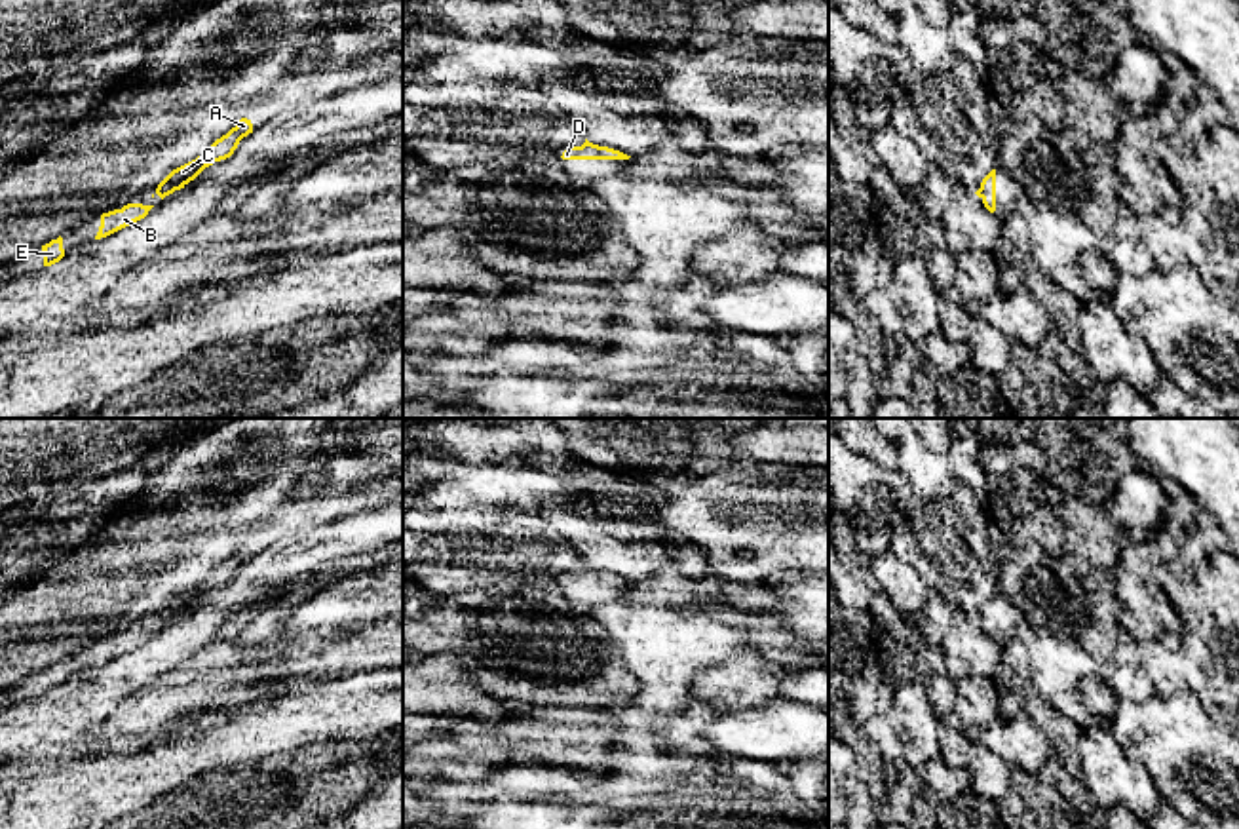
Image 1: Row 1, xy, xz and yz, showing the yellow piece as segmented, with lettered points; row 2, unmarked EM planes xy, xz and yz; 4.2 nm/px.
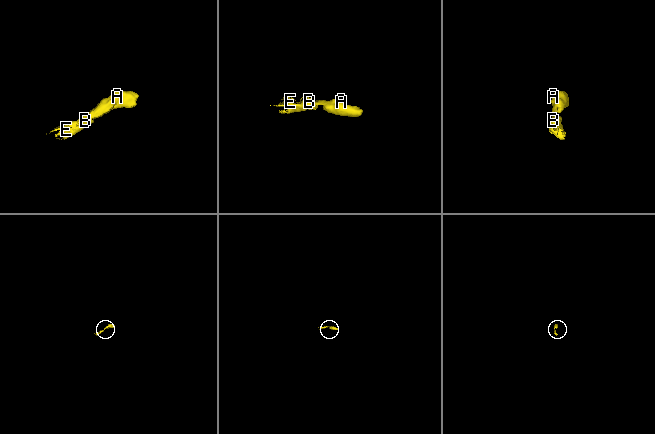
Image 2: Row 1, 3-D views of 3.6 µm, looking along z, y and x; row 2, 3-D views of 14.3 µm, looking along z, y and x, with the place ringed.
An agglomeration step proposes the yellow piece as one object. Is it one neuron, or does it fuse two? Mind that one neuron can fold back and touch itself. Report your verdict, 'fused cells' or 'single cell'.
single cell

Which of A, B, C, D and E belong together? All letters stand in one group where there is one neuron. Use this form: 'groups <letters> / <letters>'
groups A B C D E

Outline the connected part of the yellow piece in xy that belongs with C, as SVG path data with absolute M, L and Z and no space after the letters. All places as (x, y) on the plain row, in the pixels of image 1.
M241 544L226 561L217 565L201 582L196 586L173 595L156 614L152 624L158 620L162 626L175 616L184 614L190 607L194 607L205 593L215 588L226 586L234 580L239 567L253 559L253 549L247 544Z

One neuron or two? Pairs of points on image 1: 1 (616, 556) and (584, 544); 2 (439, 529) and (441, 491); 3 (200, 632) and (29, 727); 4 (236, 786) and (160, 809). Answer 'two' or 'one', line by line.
1: one
2: two
3: one
4: one

